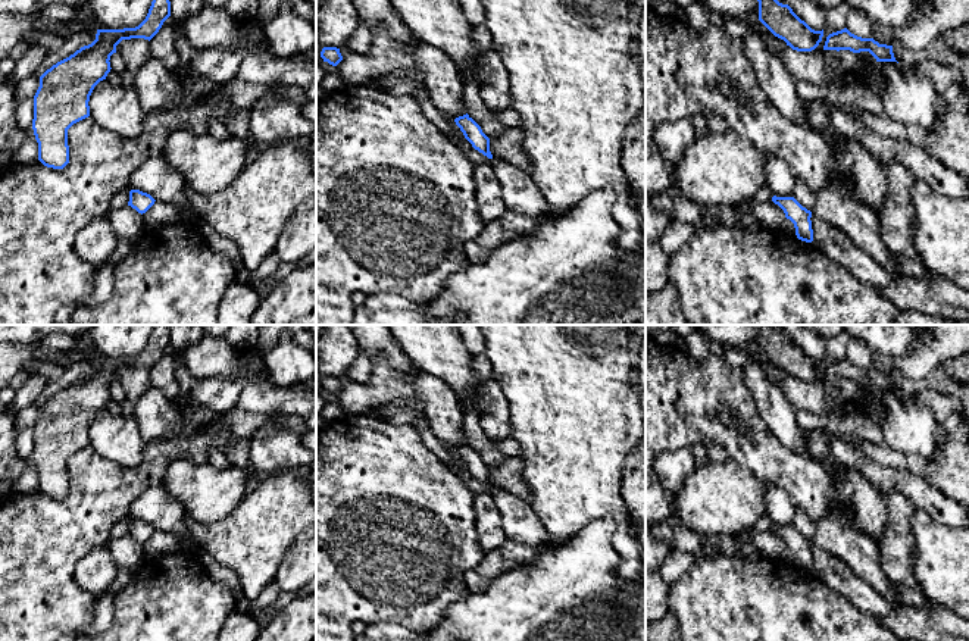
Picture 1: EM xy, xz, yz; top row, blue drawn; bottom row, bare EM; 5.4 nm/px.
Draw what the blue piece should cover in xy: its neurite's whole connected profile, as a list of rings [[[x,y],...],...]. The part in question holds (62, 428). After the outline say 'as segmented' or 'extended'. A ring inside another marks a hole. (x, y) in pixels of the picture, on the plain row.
[[[153,325],[146,348],[135,357],[97,359],[96,369],[40,406],[32,459],[38,490],[53,498],[69,493],[68,459],[90,445],[90,425],[110,401],[110,385],[122,369],[151,369],[171,345],[169,325]]]; as segmented

